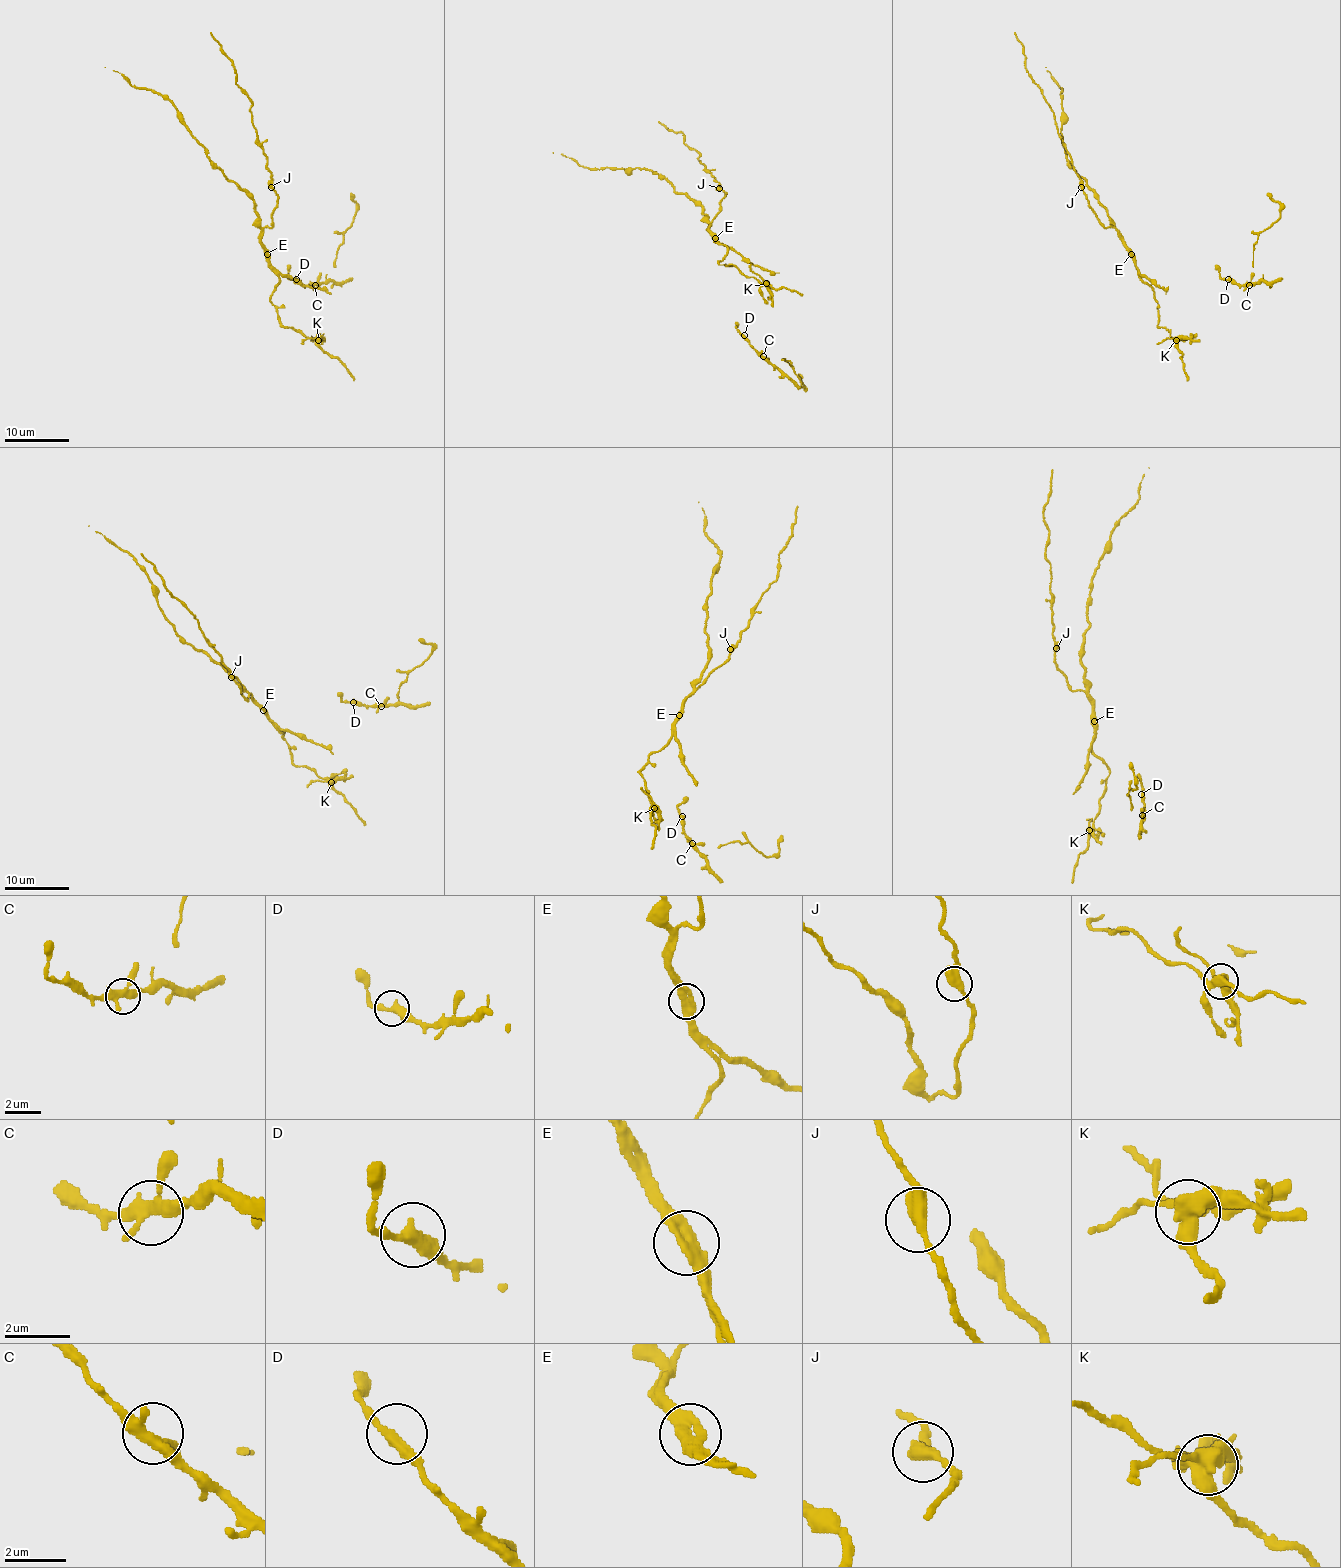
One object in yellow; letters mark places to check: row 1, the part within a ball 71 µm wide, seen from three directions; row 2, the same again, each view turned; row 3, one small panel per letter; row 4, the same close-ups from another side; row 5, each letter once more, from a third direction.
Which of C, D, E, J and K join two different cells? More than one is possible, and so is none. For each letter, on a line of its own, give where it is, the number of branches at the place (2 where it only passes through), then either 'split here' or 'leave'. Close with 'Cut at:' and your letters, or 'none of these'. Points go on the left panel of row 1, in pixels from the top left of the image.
C: place (315, 285); branches 4; leave
D: place (296, 279); branches 2; leave
E: place (267, 254); branches 2; split here
J: place (271, 187); branches 2; leave
K: place (318, 340); branches 5; split here
Cut at: E, K

